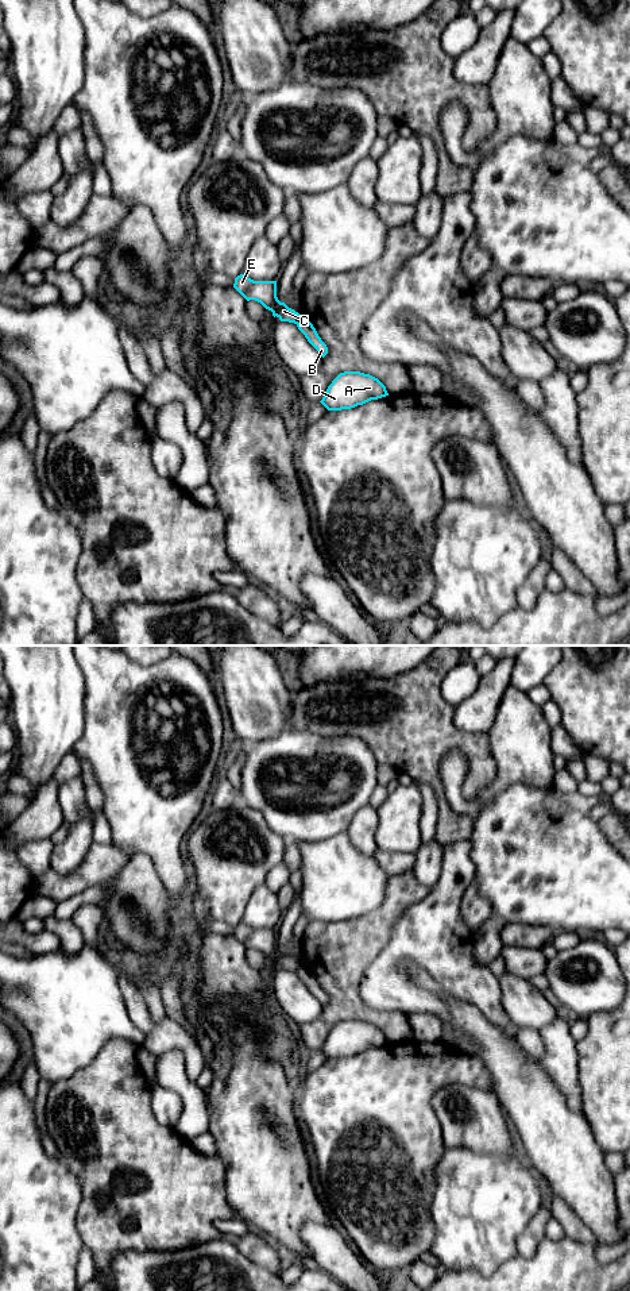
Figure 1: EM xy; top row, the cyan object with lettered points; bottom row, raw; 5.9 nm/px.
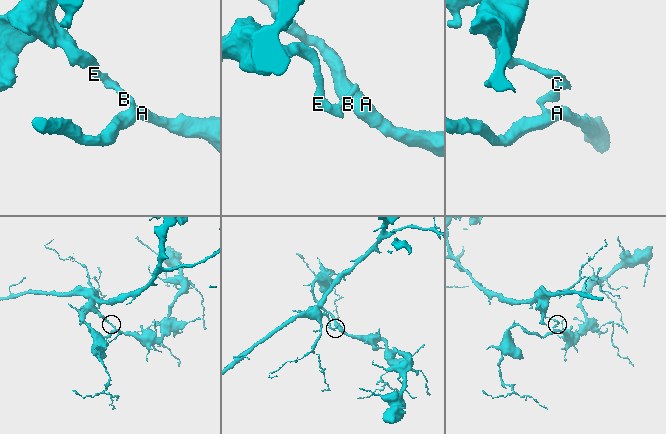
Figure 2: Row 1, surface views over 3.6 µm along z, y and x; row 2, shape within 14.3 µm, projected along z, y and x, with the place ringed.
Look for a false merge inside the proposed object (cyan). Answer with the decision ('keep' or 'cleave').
cleave

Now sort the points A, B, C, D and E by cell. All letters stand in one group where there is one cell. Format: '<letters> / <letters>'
A B D / C E

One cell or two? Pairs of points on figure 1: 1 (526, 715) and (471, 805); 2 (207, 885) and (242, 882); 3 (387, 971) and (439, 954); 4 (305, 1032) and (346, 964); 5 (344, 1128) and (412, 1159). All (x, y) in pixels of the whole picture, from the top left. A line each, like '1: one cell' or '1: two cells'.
1: one cell
2: one cell
3: one cell
4: one cell
5: one cell

